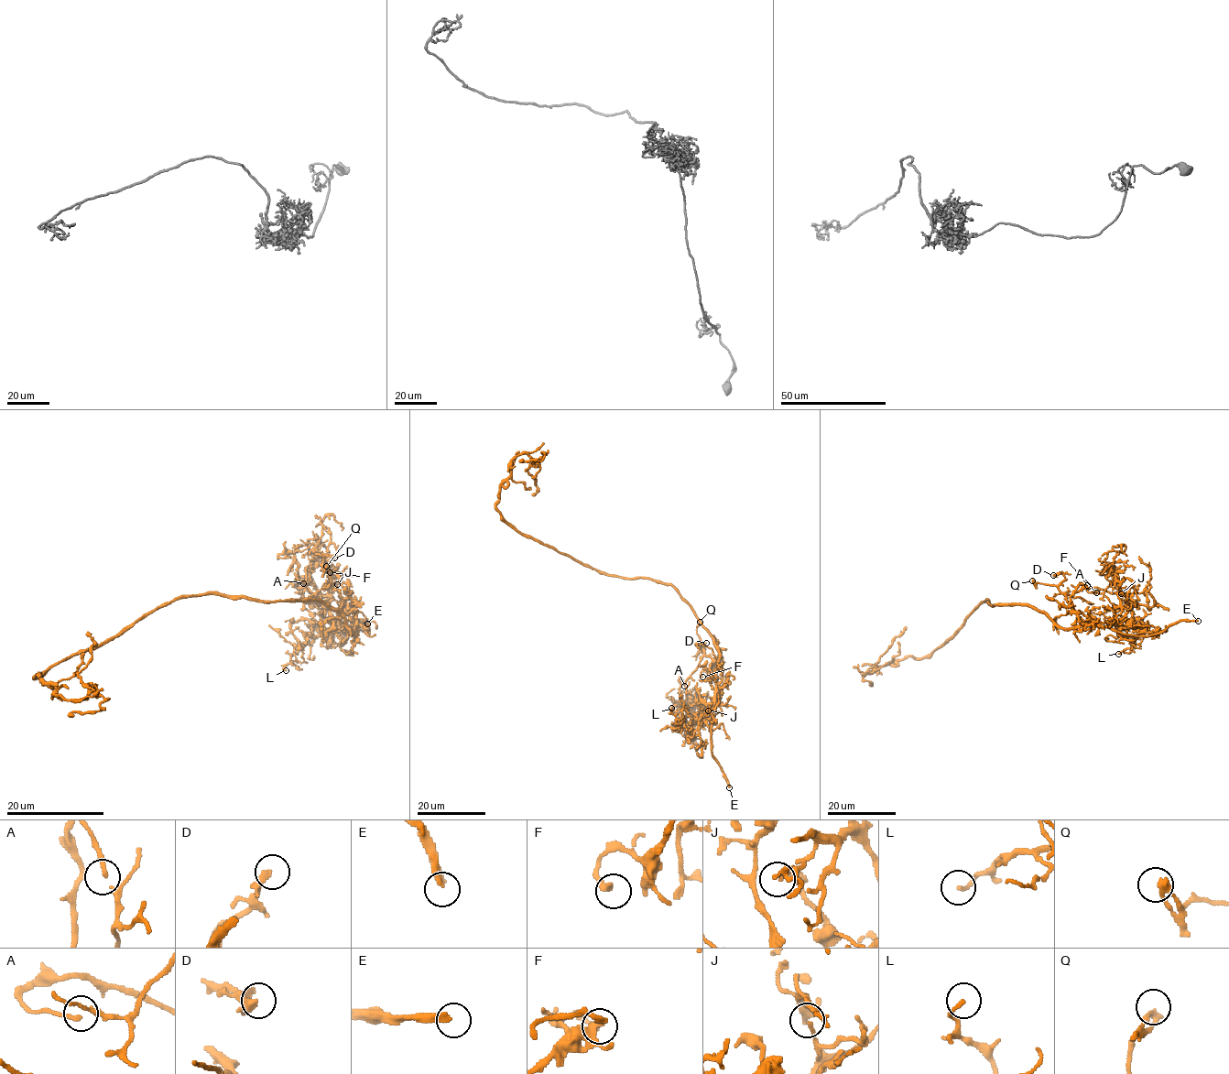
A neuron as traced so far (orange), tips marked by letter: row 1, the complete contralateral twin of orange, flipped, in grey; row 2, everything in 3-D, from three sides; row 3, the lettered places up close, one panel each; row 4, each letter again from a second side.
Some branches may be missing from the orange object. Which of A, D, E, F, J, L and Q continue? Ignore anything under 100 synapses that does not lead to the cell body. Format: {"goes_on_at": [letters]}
{"goes_on_at": ["E"]}

